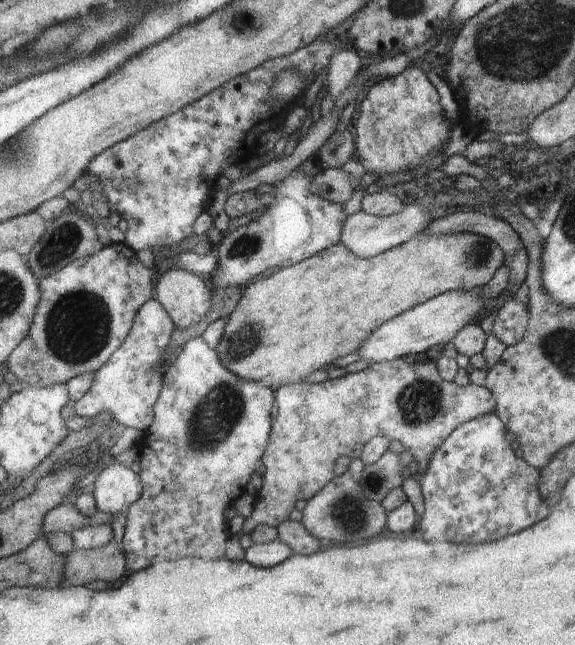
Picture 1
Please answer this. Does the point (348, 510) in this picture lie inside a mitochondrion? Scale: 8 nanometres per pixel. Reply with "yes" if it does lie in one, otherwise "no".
yes

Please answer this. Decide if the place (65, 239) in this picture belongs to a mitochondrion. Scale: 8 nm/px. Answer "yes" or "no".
yes

